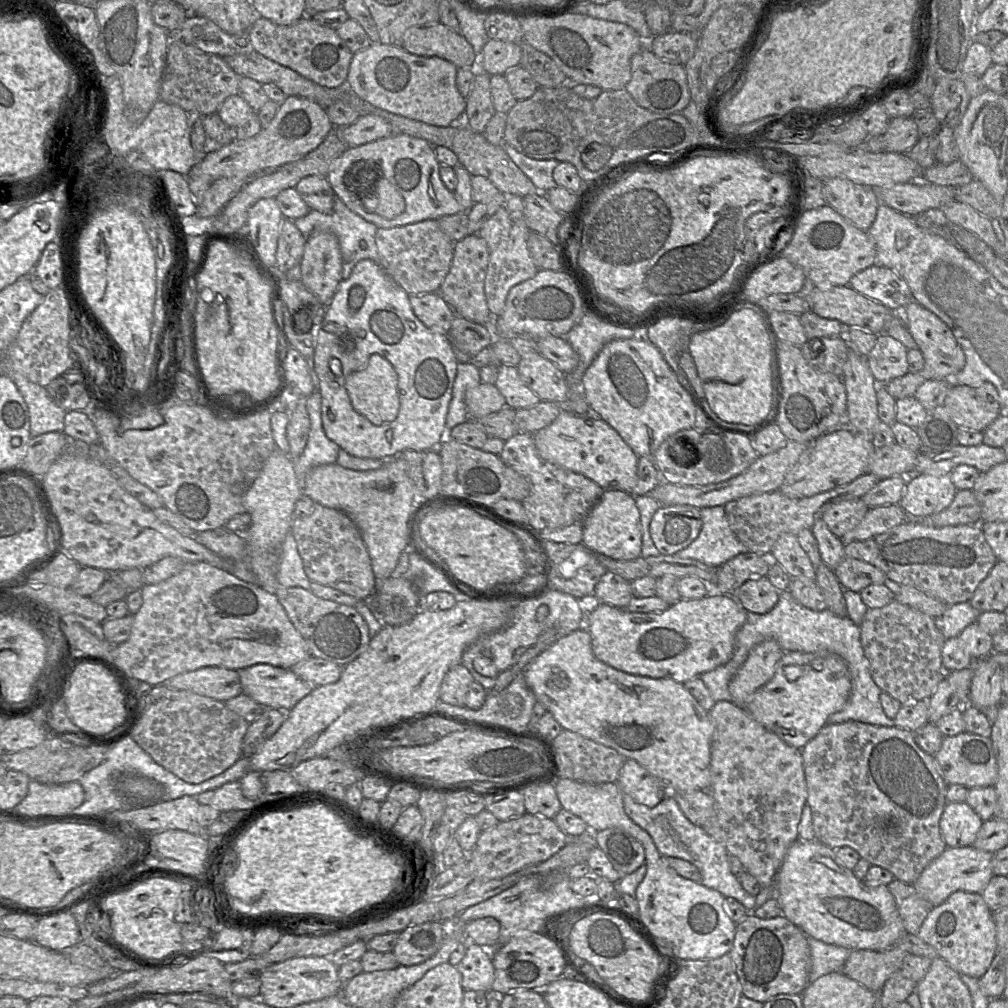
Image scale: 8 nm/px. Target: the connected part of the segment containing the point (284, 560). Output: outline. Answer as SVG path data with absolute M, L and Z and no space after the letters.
M288 533L279 549L277 580L280 587L302 587L310 591L311 580L304 571L292 533Z

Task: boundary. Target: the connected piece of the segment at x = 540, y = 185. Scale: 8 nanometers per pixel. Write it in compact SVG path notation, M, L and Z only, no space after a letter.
M503 142L503 149L540 192L558 187L553 179L553 171L561 163L560 161L529 158L506 142Z

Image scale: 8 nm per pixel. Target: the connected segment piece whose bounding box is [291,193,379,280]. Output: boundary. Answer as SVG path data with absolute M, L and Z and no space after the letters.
M335 193L333 209L330 213L311 209L305 216L291 220L305 237L308 237L315 230L328 231L337 237L342 255L342 280L349 278L354 266L361 260L369 259L379 263L379 254L375 242L378 228L349 210Z

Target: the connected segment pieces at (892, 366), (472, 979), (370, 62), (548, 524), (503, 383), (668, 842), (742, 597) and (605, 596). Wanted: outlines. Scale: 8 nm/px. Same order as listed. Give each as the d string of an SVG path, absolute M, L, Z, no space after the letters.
M879 334L866 360L880 385L909 373L907 355L908 348L900 341L887 334Z
M468 941L465 957L456 966L462 975L462 986L464 990L490 992L494 982L494 966L492 962L493 948L483 948L480 945Z
M371 43L367 48L353 53L346 85L360 99L377 108L430 125L447 127L464 121L466 99L456 86L457 71L453 63L440 57L417 56L401 46Z
M518 433L505 441L501 460L530 483L529 495L521 501L530 524L543 540L582 543L584 521L605 489L586 476L540 458L533 433Z
M500 364L494 386L504 396L506 406L512 409L523 409L541 402L541 399L520 379L515 366Z
M624 794L623 806L630 819L644 829L652 838L657 850L664 857L680 858L695 865L702 875L702 885L740 902L748 912L753 912L756 896L746 892L739 880L732 874L729 854L724 845L712 838L702 827L694 825L683 813L671 794L659 804L647 807Z
M767 576L746 581L735 593L735 599L746 612L765 614L778 603L780 592Z
M611 571L601 576L594 593L601 602L620 608L626 608L634 597L631 582Z

